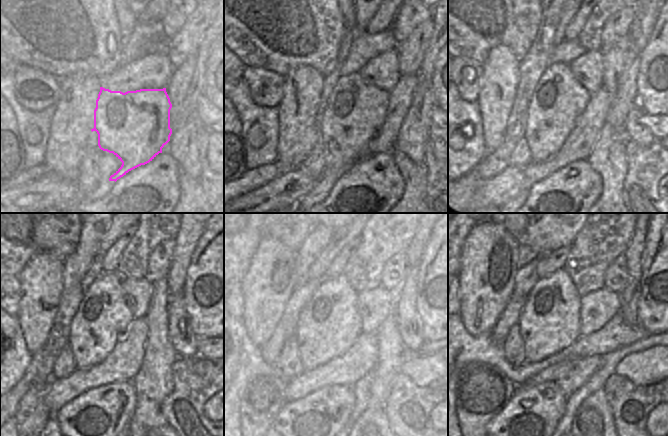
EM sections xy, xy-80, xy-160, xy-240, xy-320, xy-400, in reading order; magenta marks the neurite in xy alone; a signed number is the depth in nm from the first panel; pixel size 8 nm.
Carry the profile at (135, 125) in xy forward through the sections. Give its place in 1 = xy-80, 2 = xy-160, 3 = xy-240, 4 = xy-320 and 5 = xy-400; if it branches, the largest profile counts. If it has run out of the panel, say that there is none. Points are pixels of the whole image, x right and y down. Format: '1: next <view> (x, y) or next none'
1: next xy-80 (332, 109)
2: next xy-160 (557, 99)
3: next xy-240 (103, 316)
4: next xy-320 (328, 324)
5: next xy-400 (550, 321)

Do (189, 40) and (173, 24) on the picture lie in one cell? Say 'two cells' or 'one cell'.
two cells

